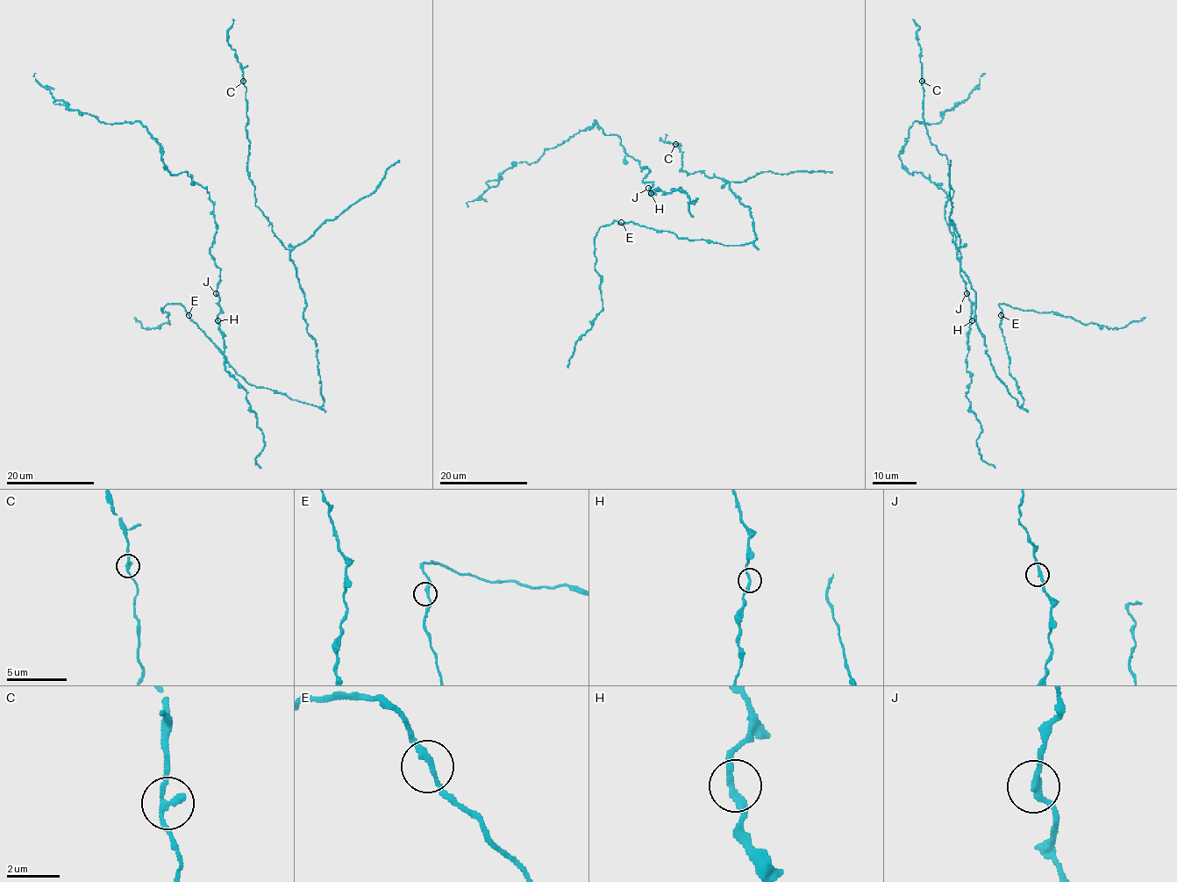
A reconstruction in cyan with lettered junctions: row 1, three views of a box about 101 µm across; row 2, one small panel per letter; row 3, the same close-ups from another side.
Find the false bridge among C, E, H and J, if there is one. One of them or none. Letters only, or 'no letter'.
no letter

